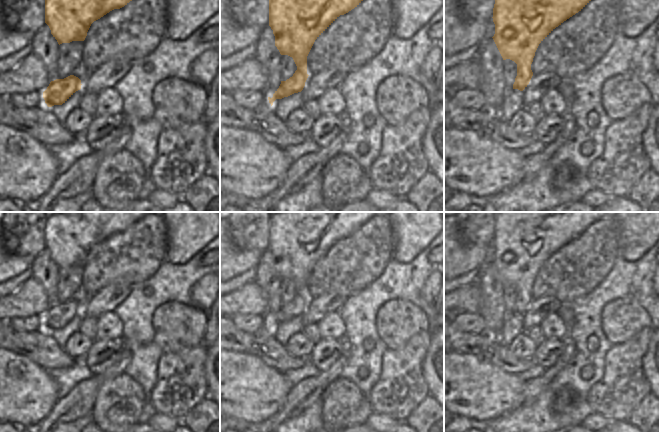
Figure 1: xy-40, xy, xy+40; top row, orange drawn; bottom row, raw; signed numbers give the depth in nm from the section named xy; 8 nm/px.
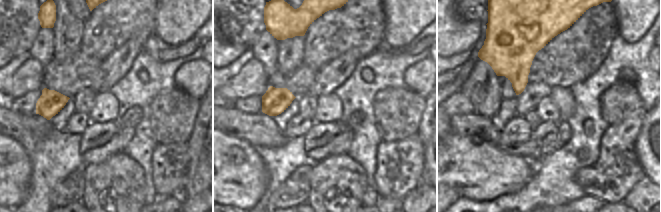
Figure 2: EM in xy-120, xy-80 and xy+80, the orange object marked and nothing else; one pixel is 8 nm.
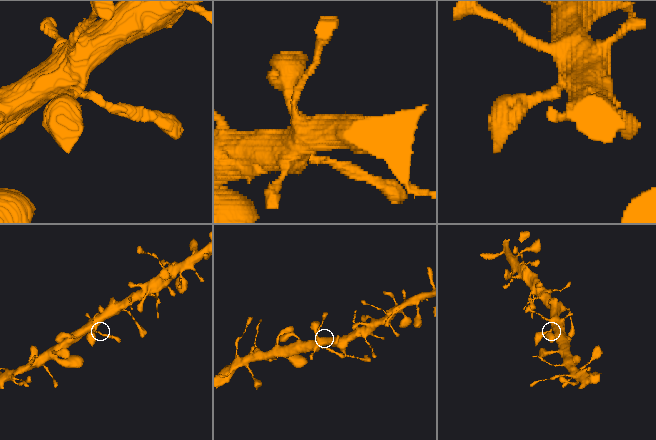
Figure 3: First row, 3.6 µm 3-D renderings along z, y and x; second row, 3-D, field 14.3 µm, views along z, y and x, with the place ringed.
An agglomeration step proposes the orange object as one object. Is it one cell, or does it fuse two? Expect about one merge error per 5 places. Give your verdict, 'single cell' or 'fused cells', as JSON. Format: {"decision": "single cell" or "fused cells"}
{"decision": "single cell"}

